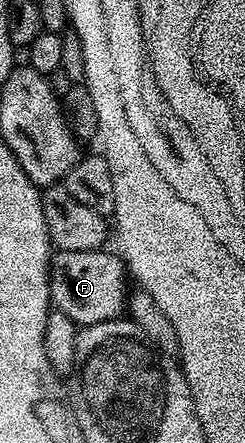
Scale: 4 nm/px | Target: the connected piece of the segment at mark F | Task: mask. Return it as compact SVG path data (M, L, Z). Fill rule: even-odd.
M105 248L92 251L55 252L50 259L50 300L53 308L74 321L75 325L91 325L101 321L110 321L113 317L123 316L128 305L128 270L125 261L117 252L106 253Z

